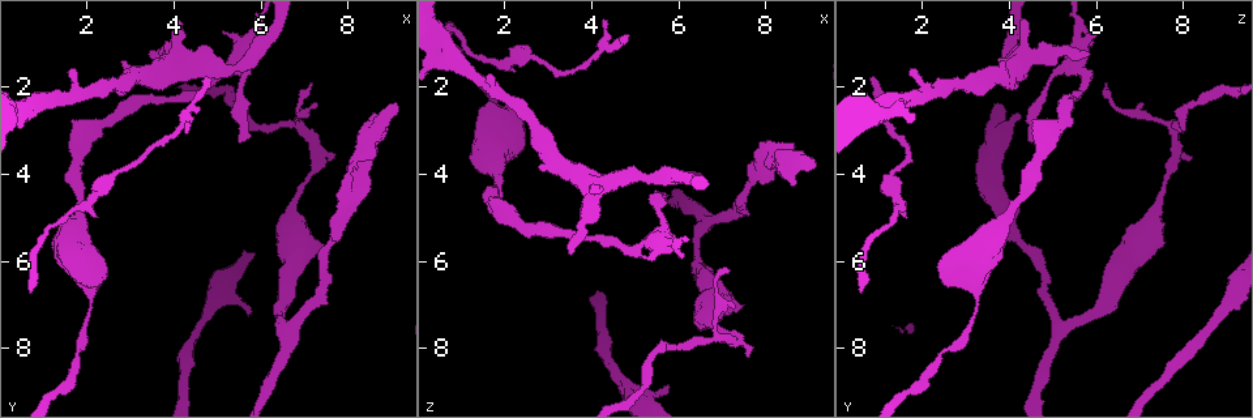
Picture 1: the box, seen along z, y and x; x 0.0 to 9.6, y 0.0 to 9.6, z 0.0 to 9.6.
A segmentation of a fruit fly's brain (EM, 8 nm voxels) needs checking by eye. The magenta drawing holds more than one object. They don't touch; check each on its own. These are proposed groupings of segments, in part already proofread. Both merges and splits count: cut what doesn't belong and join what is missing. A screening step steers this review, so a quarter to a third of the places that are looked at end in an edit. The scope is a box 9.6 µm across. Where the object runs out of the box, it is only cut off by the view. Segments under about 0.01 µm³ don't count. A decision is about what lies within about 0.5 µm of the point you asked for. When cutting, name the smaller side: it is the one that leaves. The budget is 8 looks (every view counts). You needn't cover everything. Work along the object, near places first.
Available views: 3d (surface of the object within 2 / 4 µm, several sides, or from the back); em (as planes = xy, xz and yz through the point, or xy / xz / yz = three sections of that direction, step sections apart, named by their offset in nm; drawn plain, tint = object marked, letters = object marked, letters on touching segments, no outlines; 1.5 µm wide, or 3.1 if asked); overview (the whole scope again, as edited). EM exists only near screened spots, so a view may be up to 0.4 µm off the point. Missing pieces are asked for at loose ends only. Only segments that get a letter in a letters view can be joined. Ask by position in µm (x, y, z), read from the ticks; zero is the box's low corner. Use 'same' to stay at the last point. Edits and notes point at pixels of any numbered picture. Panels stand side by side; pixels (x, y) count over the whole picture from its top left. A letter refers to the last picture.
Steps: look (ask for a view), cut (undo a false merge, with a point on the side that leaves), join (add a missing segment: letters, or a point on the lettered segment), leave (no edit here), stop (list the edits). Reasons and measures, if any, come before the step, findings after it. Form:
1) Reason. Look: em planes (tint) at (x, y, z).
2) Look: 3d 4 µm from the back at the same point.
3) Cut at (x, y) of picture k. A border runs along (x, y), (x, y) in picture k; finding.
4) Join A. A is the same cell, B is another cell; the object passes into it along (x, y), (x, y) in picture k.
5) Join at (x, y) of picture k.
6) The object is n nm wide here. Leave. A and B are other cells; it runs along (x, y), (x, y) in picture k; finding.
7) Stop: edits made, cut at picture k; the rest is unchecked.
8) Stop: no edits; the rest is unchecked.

Look: 3d 4 µm at (4.70, 1.75, 0.80).

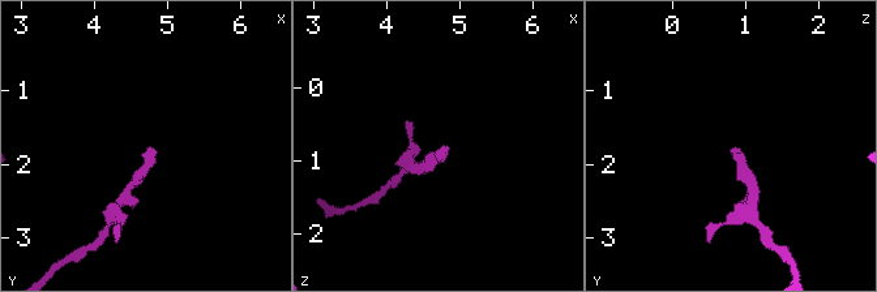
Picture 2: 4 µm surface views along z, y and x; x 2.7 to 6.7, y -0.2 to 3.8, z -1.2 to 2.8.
Now the EM. Look: em planes (plain) at (4.70, 1.75, 0.85).

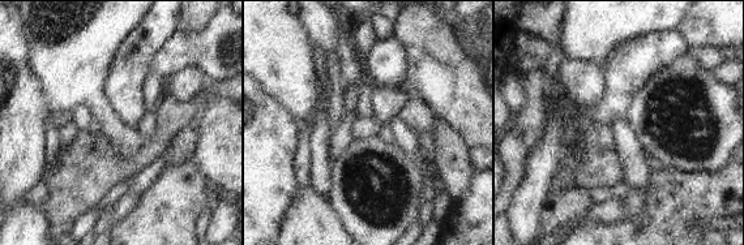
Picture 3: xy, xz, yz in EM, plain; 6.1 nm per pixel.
See the neighbours. Look: em planes (letters) at the same point.

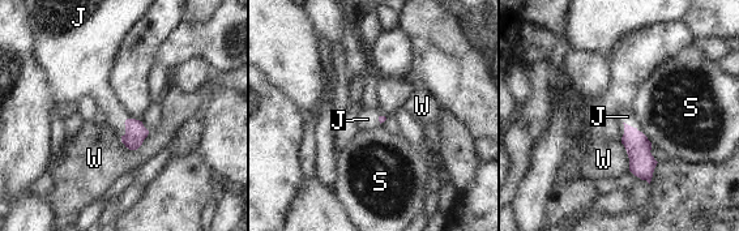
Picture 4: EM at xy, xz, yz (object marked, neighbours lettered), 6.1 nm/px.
Join J. J is the same cell, S and W are other cells; the object passes into it along (641, 162), (629, 125), (627, 116) in picture 4; it goes on there.

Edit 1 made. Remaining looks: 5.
Redraw. Look: overview.

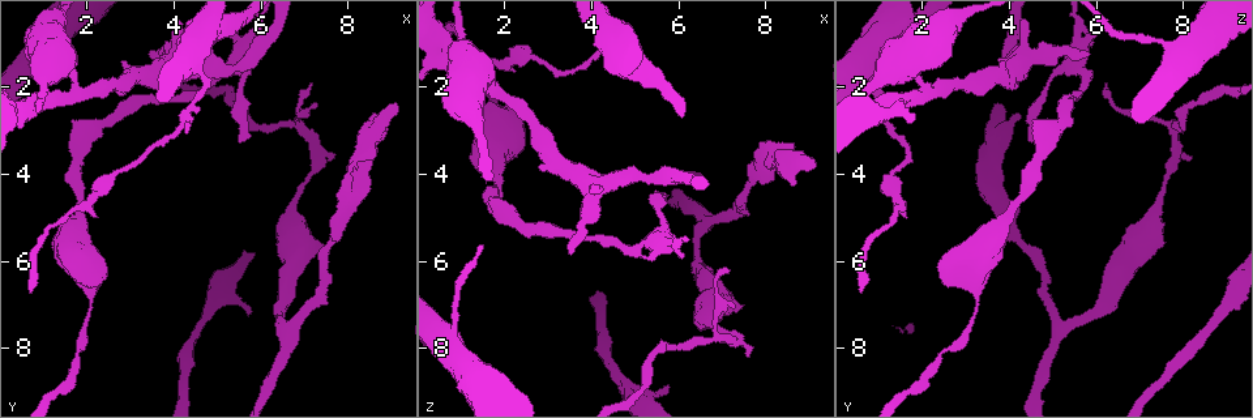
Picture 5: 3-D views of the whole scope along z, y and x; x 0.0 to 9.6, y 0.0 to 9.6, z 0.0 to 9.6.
Look: em planes (letters) at (3.50, 1.20, 5.80).

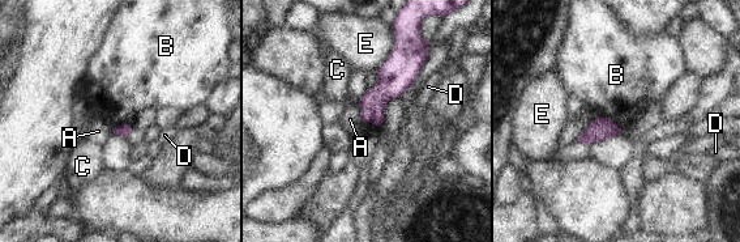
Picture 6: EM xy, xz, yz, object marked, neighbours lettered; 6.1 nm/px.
Leave. A, B, C, D and E are other cells; a border runs along (597, 114), (608, 118), (621, 131) in picture 6; no lettered segment goes on from it.

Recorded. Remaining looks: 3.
Free end. Look: em xy step 8 (letters) at (5.70, 7.15, 8.85).

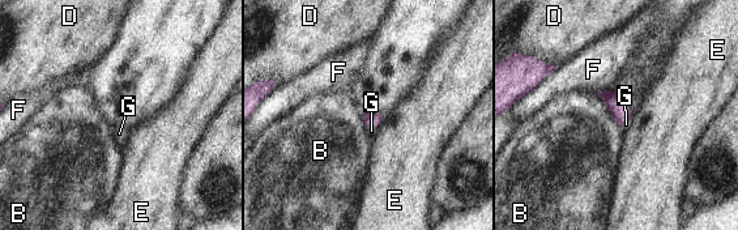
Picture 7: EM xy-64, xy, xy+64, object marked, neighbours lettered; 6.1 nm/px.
Join G. G is the same cell, B, D, E and F are other cells; the object passes into it along (370, 119), (371, 126), (371, 131) in picture 7; it goes on there.

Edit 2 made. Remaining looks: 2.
Stop: edits made, join at picture 4, join at picture 7; the rest is unchecked.

